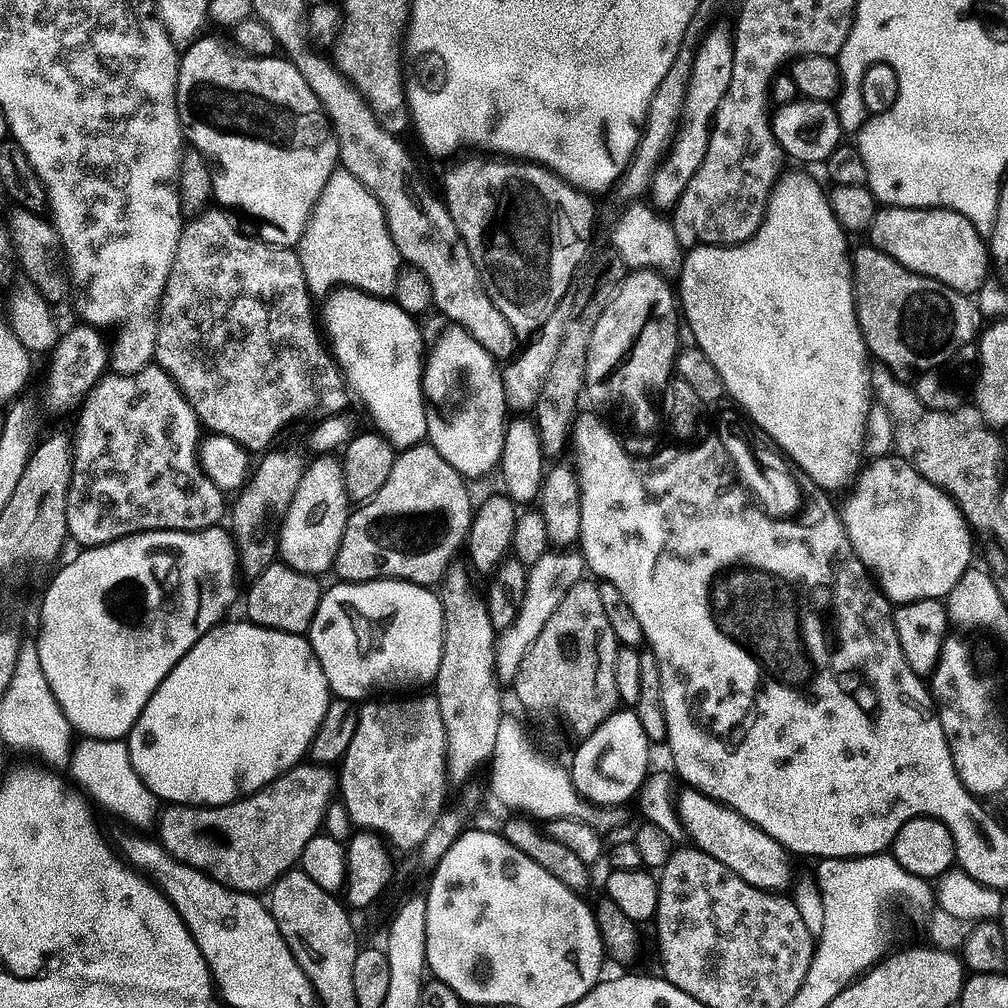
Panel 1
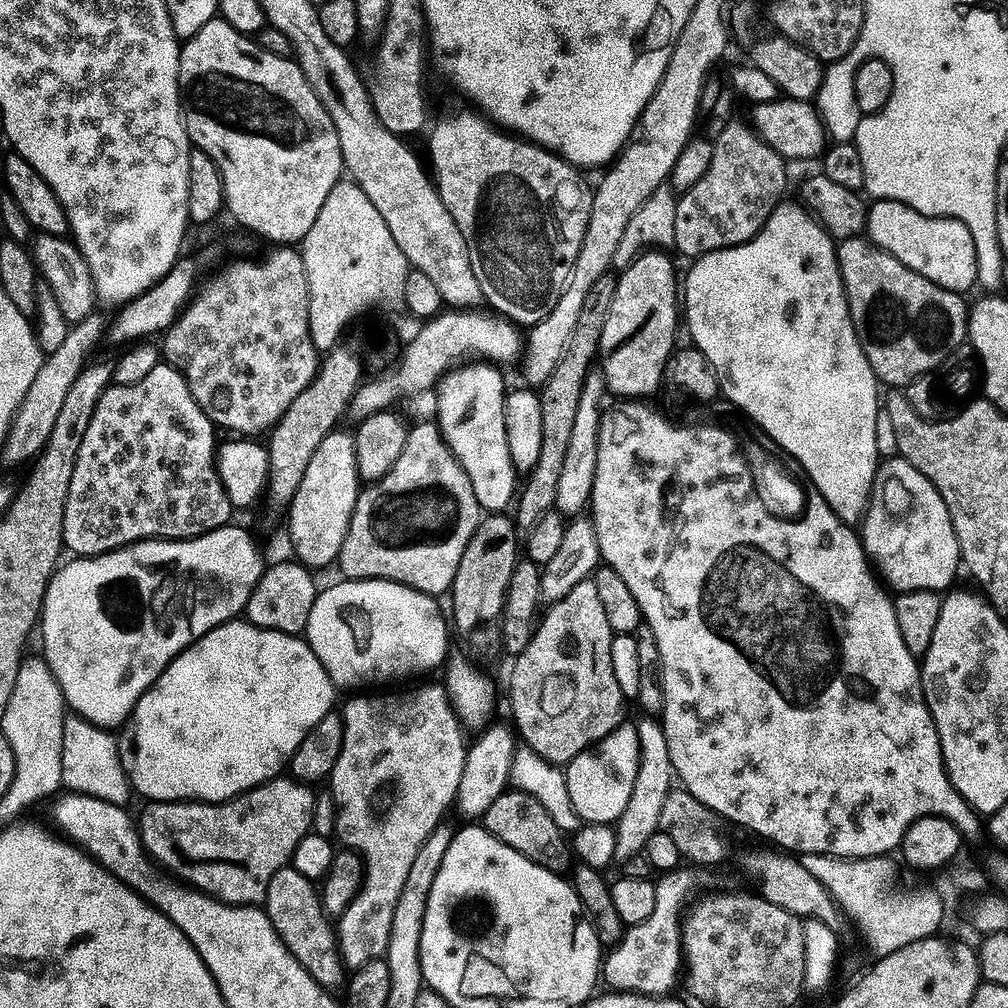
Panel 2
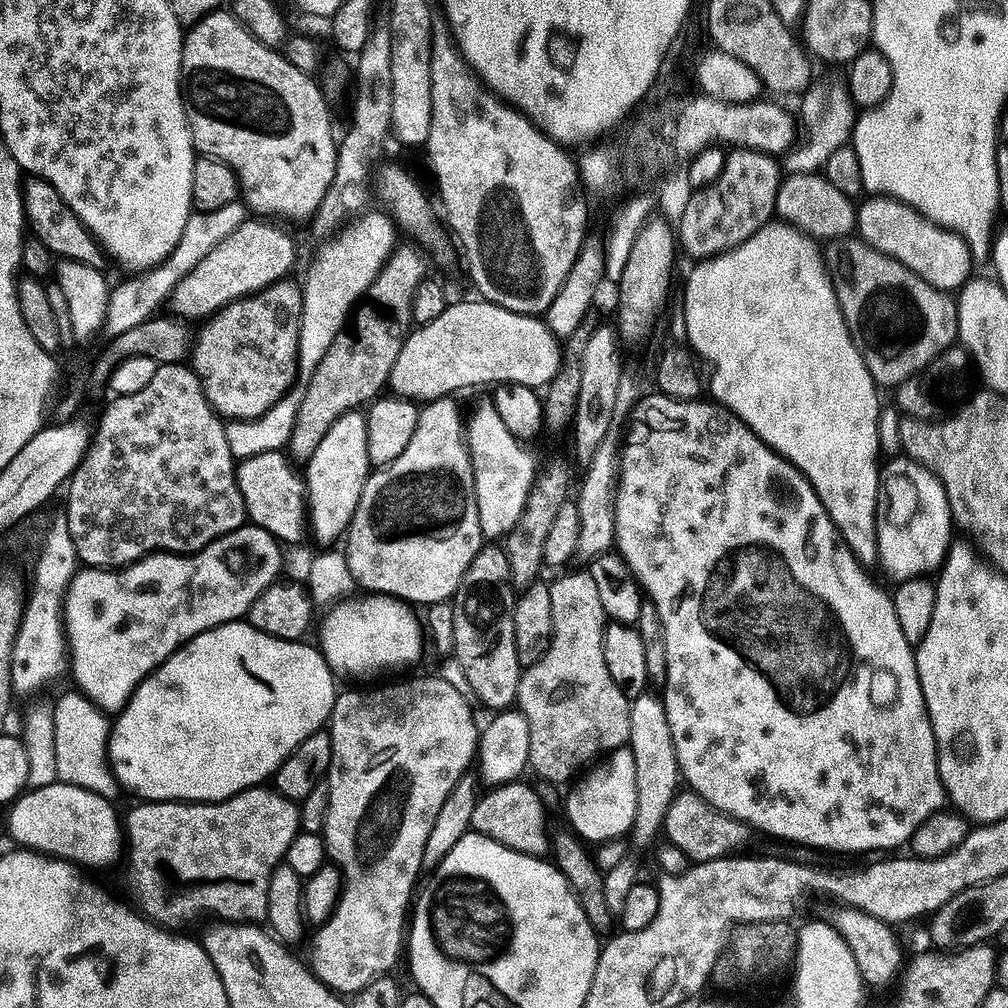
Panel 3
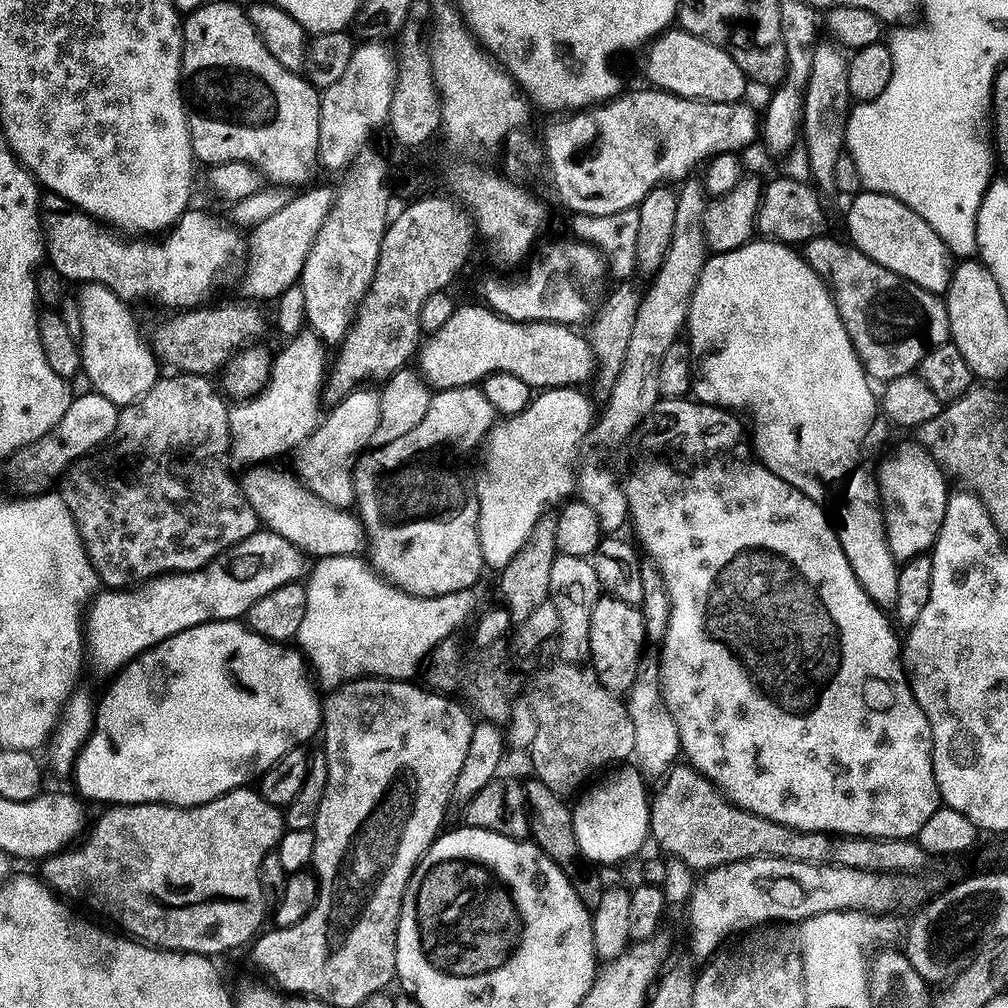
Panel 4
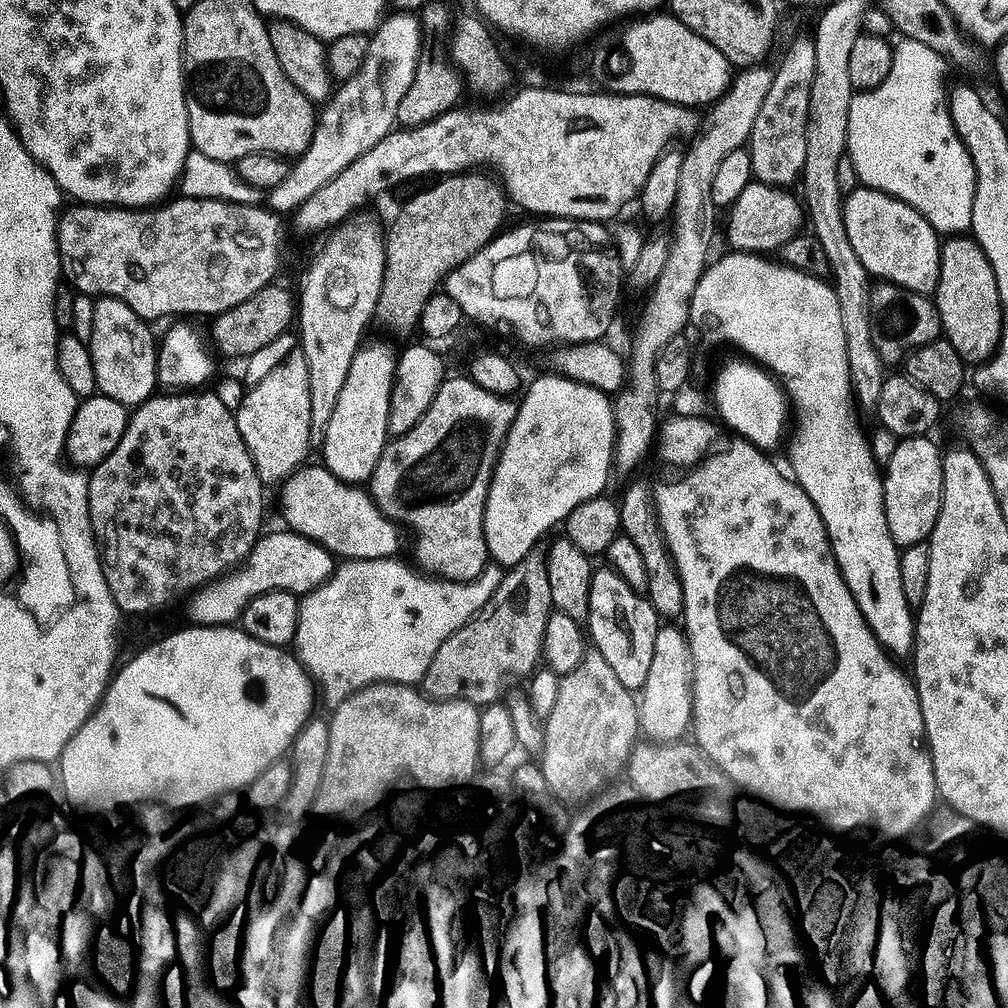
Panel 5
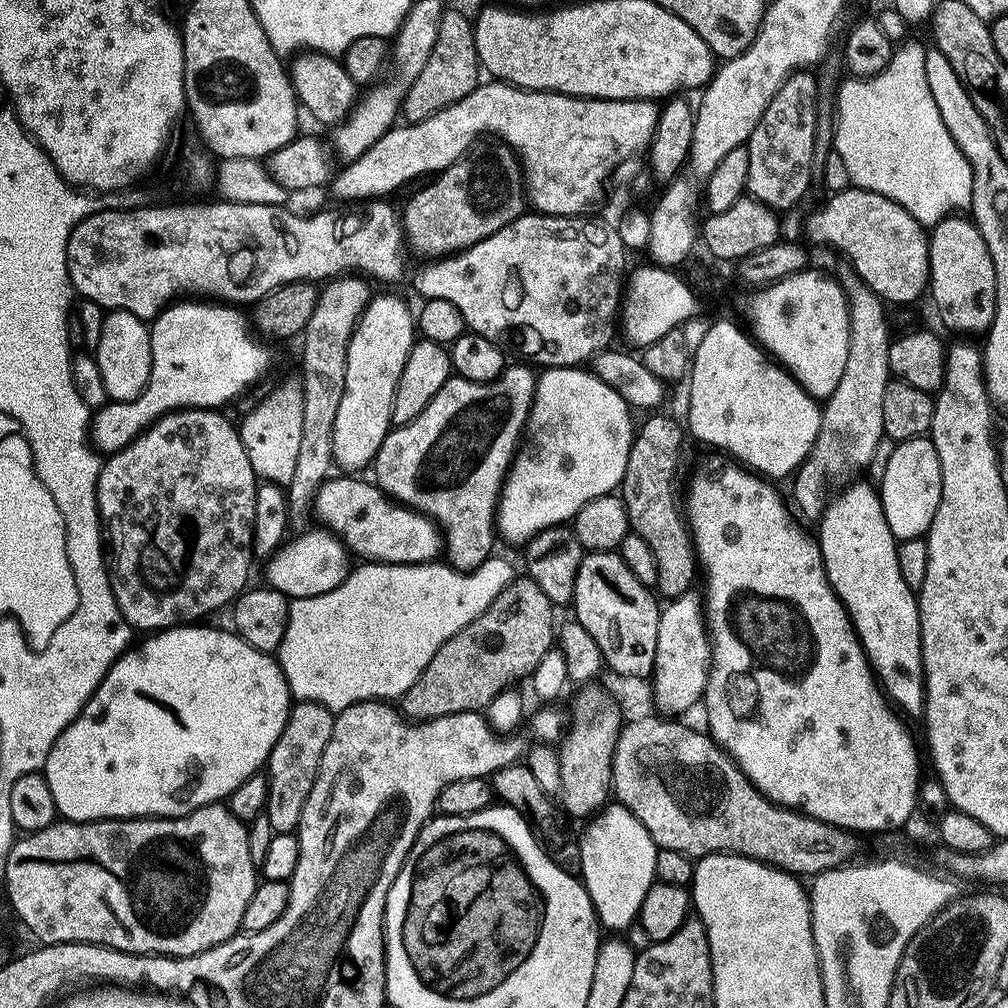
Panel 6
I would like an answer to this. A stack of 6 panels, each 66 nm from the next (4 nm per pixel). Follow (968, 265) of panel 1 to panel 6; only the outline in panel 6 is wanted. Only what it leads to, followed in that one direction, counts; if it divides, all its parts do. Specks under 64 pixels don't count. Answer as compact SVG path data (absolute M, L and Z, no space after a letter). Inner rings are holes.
M852 186L848 191L831 197L824 212L816 212L808 220L808 236L824 248L836 248L852 265L857 275L880 297L892 304L912 304L915 300L925 299L930 288L932 271L930 270L930 236L923 226L915 220L898 202L882 194L868 192L865 188Z

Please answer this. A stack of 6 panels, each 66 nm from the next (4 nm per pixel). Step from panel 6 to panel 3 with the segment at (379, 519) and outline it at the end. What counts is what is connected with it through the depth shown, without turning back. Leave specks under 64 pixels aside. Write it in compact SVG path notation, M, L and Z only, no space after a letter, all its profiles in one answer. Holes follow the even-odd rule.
M271 452L241 461L236 472L249 521L255 527L266 530L273 541L281 540L284 544L298 543L304 532L306 536L306 529L310 524L306 480L292 467L293 461L284 452Z

